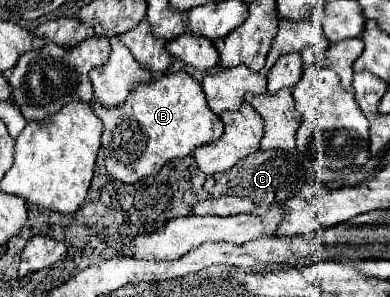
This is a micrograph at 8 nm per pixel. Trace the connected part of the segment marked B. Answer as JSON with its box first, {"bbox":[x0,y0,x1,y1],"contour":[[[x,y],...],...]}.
{"bbox":[93,70,223,182],"contour":[[[183,70],[165,74],[147,84],[139,84],[137,90],[131,92],[131,96],[117,108],[107,110],[99,102],[93,102],[93,112],[103,122],[101,156],[103,156],[105,170],[107,170],[105,176],[97,176],[97,178],[115,178],[115,182],[139,182],[139,178],[153,176],[161,170],[163,164],[175,158],[185,158],[195,148],[217,142],[217,138],[221,138],[223,134],[223,122],[207,106],[201,84]]]}

